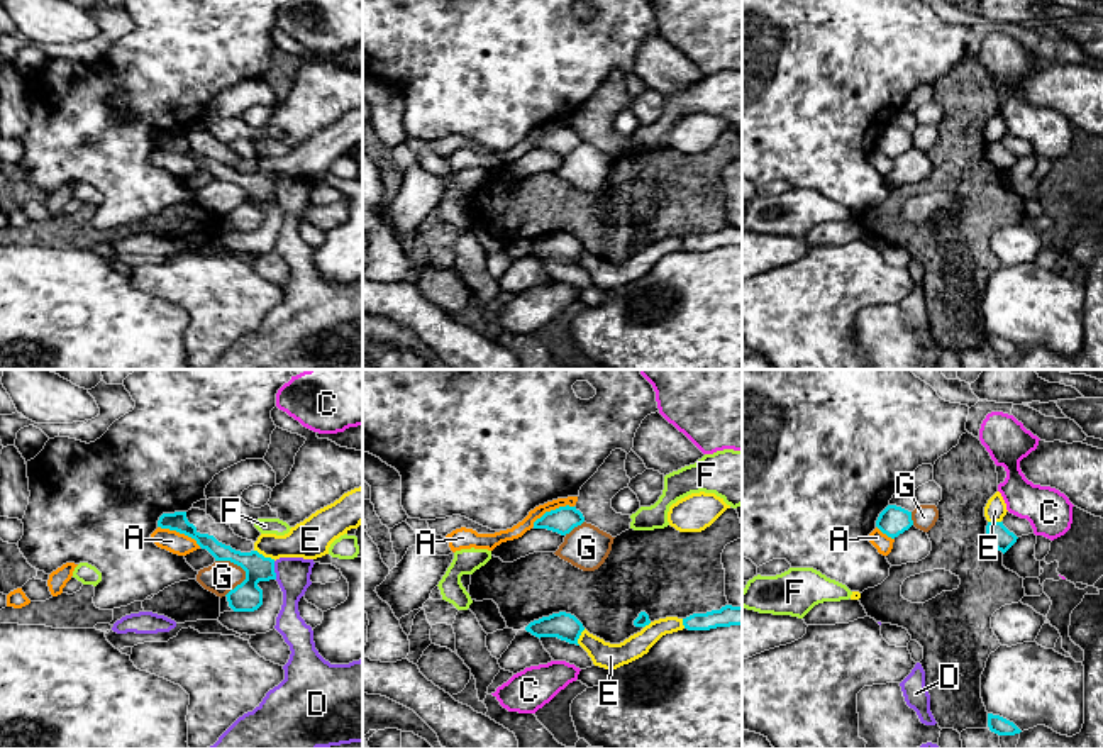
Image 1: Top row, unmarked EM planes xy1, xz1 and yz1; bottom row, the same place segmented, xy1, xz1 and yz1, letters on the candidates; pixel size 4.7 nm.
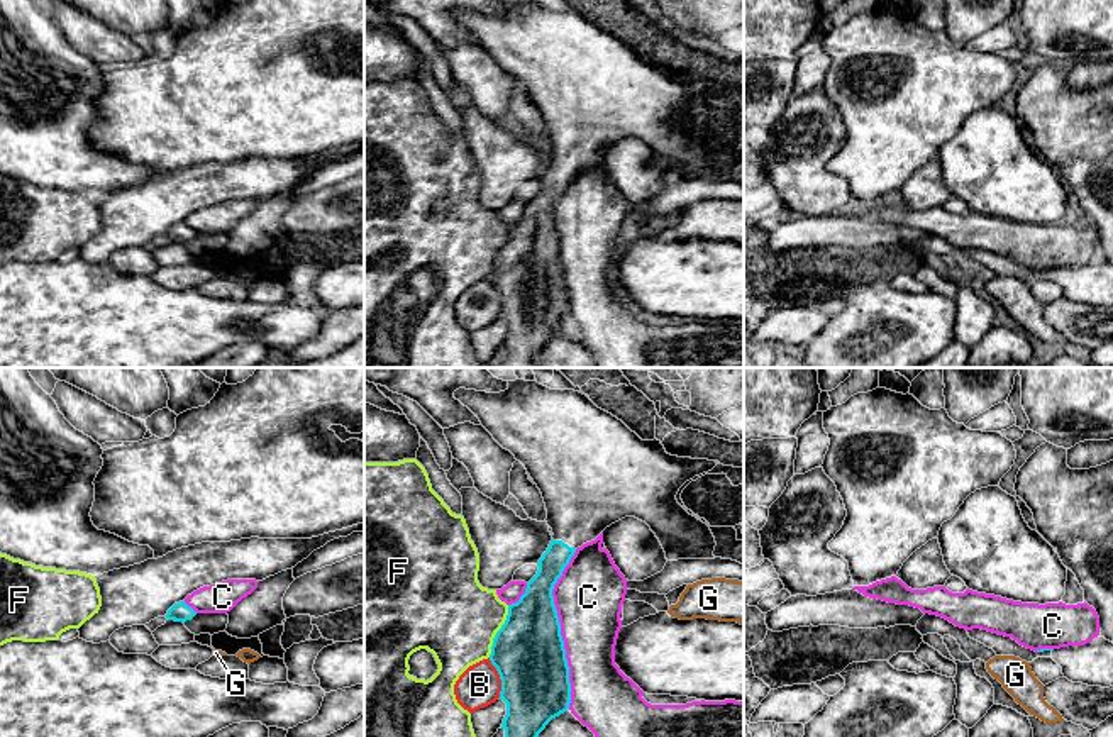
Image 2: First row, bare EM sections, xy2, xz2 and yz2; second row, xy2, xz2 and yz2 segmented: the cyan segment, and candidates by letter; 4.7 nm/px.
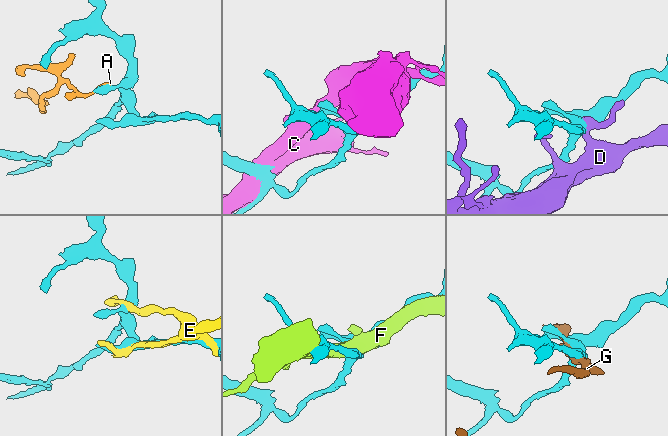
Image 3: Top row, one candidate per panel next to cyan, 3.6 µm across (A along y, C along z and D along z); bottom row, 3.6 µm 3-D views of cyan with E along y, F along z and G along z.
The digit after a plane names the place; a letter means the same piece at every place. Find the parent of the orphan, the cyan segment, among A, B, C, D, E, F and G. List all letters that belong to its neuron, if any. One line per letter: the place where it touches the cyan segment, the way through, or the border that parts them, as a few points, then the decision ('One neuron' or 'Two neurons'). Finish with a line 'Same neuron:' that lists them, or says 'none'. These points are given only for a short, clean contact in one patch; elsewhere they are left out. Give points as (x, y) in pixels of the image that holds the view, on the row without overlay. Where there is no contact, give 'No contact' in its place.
A: Touches cyan at xy1 (180, 153). Boundary: xy1 (158, 146), (187, 155), (200, 166). Two neurons
B: Touches cyan at xz2 (500, 299). Two neurons
C: Touches cyan at xz2 (559, 249). Two neurons
D: Touches cyan at xy1 (273, 190). Boundary: xy1 (273, 182), (277, 199). Two neurons
E: Touches cyan at xy1 (263, 177). Two neurons
F: Touches cyan at xz2 (498, 251). Two neurons
G: Touches cyan at xy1 (244, 190). Two neurons
Same neuron: none

